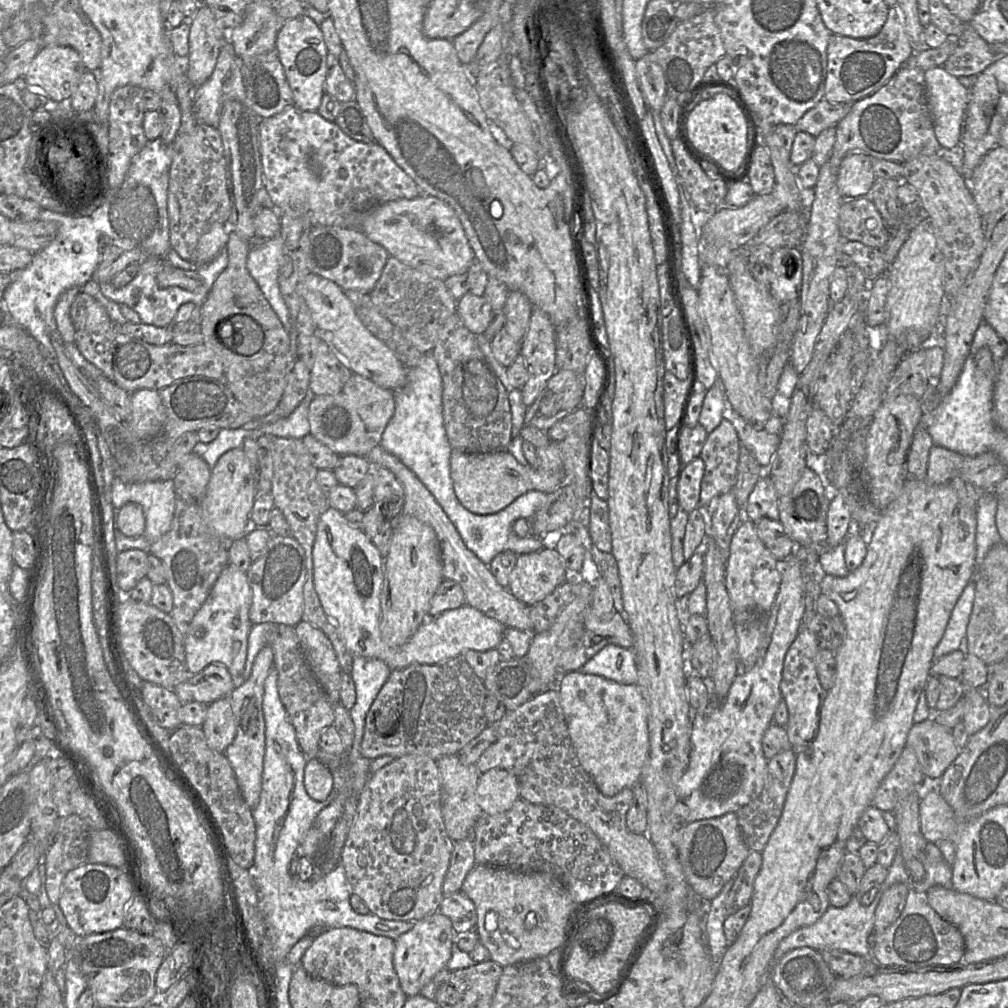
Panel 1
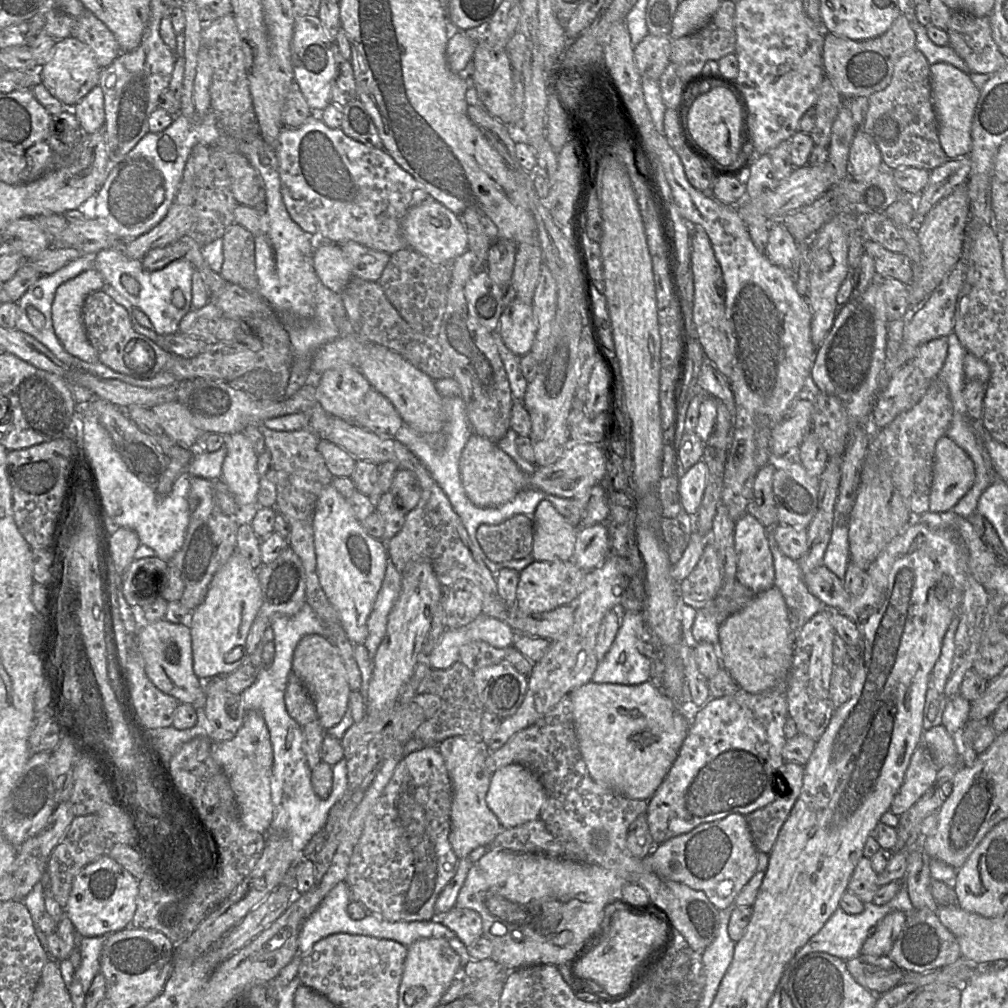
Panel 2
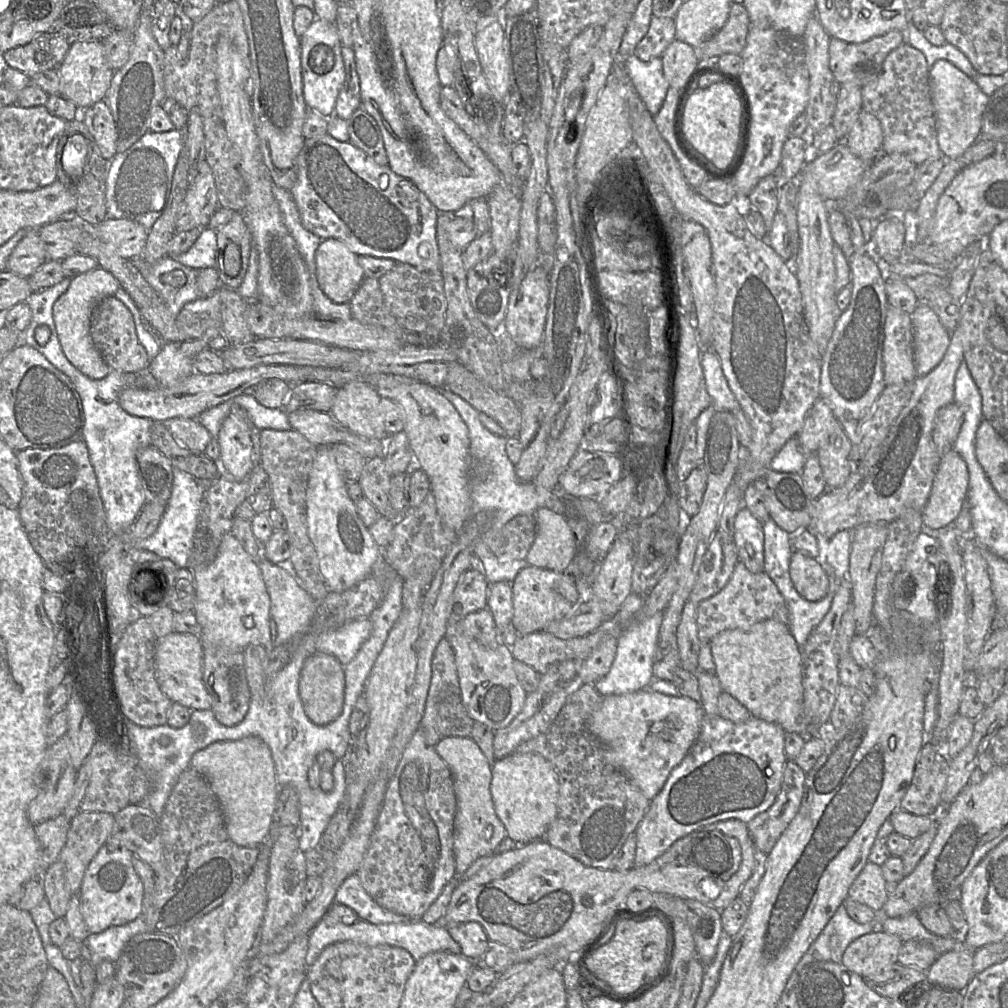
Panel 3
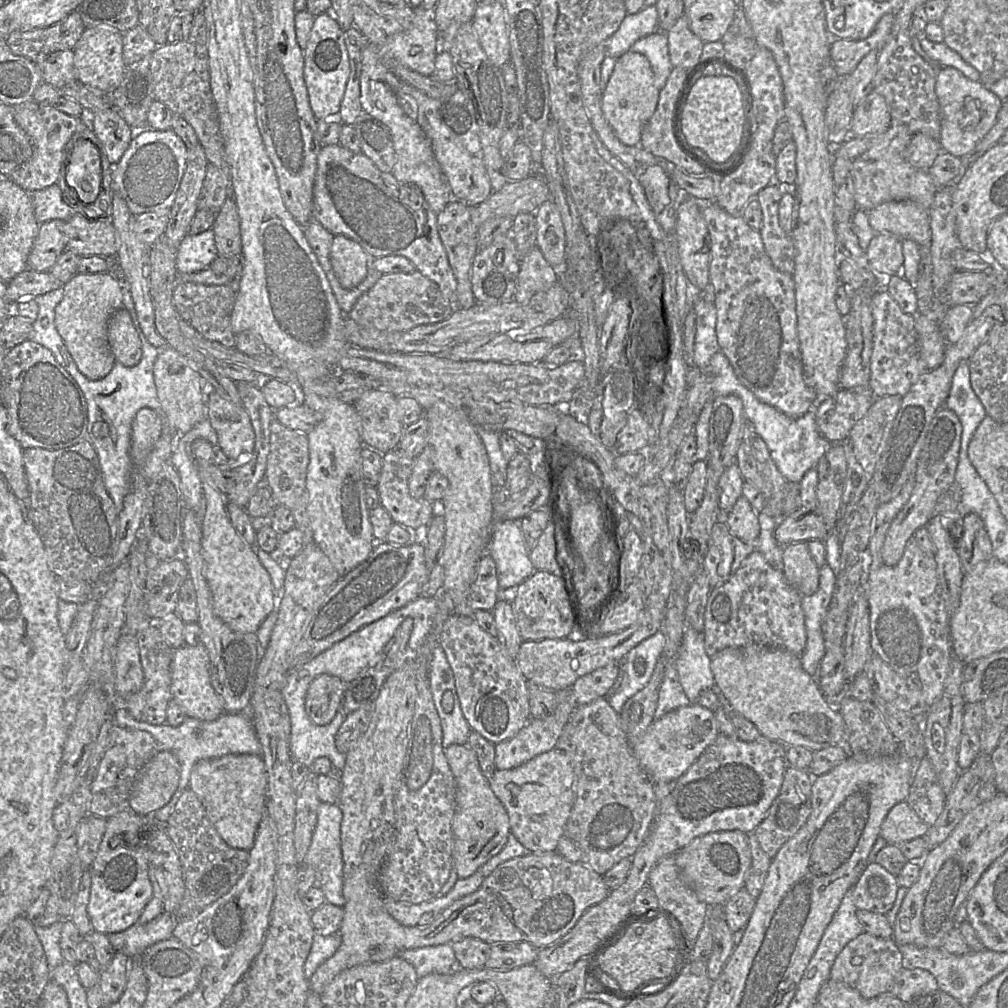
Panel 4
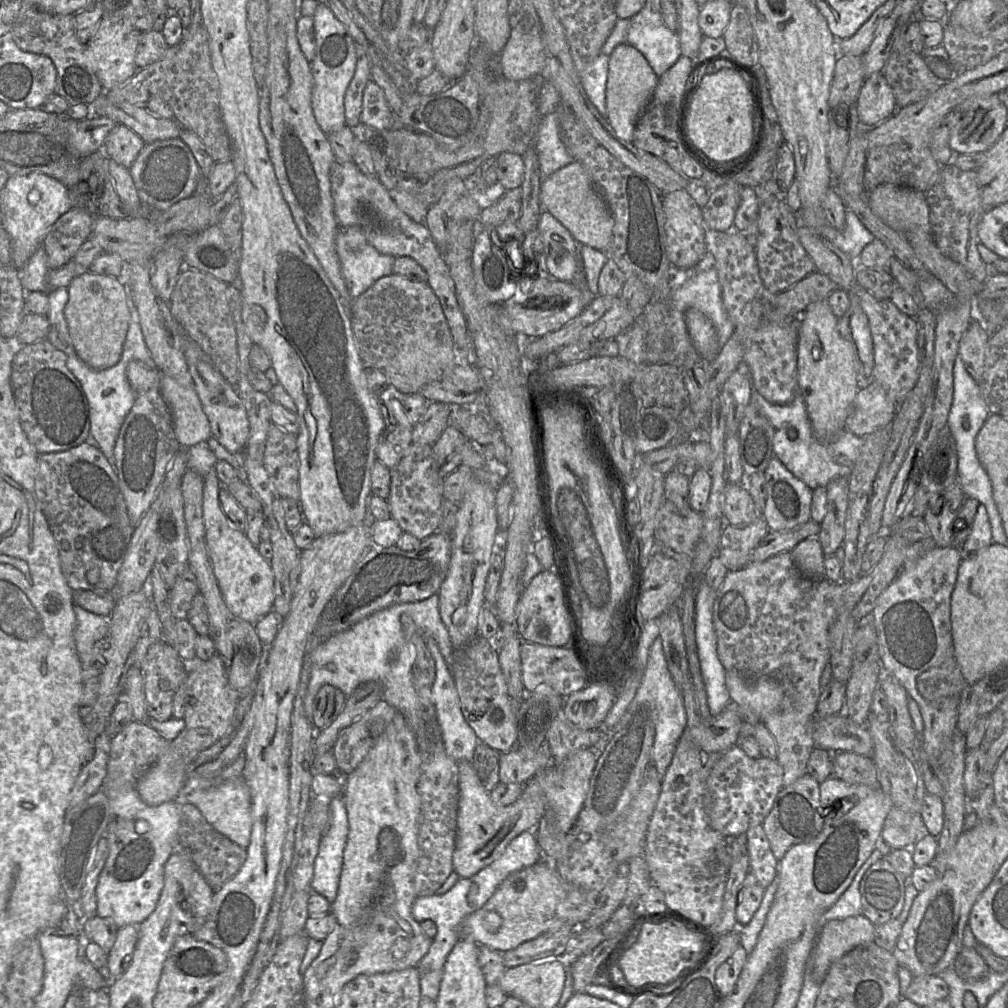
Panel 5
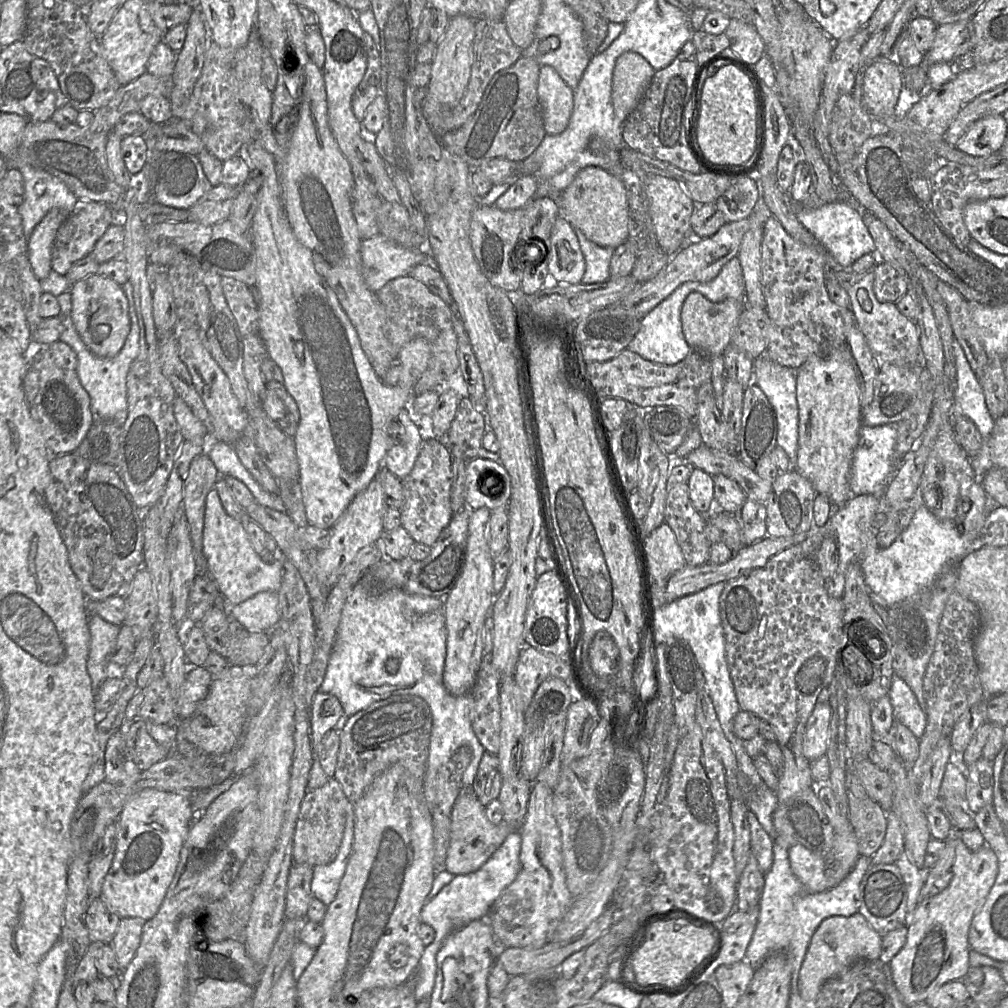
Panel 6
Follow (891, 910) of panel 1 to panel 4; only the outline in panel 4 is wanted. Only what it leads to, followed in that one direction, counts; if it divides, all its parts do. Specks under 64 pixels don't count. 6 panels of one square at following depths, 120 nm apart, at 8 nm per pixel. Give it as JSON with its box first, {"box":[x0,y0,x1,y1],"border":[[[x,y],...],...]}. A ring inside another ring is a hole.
{"box":[829,933,903,999],"border":[[[862,933],[850,941],[834,961],[829,978],[843,982],[869,999],[889,993],[894,980],[903,968],[902,955],[893,939],[883,939]]]}

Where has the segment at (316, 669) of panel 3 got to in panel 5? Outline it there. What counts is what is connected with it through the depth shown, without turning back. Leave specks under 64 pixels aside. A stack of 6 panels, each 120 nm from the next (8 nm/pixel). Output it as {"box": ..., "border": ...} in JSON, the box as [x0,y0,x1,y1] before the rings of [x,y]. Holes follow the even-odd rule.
{"box":[312,684,346,732],"border":[[[326,684],[317,692],[312,706],[312,724],[319,732],[330,726],[346,702],[346,695],[338,688]]]}

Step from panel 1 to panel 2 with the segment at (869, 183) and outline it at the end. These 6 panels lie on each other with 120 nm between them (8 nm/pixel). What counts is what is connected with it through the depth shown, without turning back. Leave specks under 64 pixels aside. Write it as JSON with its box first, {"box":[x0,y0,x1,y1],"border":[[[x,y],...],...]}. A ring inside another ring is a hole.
{"box":[848,131,882,176],"border":[[[857,131],[851,142],[848,155],[848,176],[859,176],[882,163],[881,153],[874,139],[861,131]]]}

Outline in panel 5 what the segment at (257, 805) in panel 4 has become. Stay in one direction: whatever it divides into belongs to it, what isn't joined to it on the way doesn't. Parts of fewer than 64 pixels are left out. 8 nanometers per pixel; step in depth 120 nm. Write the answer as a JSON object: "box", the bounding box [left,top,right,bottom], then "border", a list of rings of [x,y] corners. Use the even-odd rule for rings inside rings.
{"box":[184,777,252,849],"border":[[[242,777],[211,788],[194,790],[184,800],[194,804],[218,833],[244,849],[248,847],[252,829],[251,796]]]}

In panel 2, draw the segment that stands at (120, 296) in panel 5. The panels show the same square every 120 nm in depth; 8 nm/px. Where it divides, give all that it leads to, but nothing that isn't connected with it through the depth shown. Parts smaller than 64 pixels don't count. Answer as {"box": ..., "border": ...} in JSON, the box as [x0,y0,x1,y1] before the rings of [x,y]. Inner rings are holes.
{"box":[52,269,105,363],"border":[[[97,269],[83,271],[57,288],[52,303],[52,322],[56,336],[68,353],[87,363],[99,363],[99,359],[86,335],[82,307],[86,297],[94,291],[101,290],[105,283]]]}

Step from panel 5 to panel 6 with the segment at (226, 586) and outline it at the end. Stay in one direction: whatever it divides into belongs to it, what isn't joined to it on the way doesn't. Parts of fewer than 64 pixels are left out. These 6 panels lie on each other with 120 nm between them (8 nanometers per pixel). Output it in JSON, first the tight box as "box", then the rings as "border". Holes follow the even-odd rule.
{"box":[202,487,283,606],"border":[[[213,487],[207,494],[203,528],[202,554],[207,573],[216,582],[228,606],[237,605],[260,592],[278,592],[282,582],[283,555],[279,549],[274,562],[266,564],[258,555],[245,530],[245,521],[229,516],[224,510],[217,490]]]}

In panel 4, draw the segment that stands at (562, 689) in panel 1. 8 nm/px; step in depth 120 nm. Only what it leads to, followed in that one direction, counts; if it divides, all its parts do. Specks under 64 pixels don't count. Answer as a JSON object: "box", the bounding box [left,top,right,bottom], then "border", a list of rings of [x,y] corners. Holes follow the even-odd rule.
{"box":[631,703,720,784],"border":[[[697,703],[673,710],[655,719],[631,749],[654,784],[676,781],[720,734],[715,712]]]}

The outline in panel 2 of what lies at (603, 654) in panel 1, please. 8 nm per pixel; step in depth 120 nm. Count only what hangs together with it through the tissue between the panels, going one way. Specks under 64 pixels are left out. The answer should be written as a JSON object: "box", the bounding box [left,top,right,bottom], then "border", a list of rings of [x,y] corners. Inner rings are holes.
{"box":[592,611,659,685],"border":[[[624,611],[620,617],[619,629],[615,640],[603,660],[598,661],[596,670],[592,676],[594,683],[612,683],[622,685],[637,685],[647,682],[651,679],[650,667],[652,659],[642,654],[637,645],[648,643],[653,640],[653,647],[659,658],[659,647],[652,636],[641,611]]]}

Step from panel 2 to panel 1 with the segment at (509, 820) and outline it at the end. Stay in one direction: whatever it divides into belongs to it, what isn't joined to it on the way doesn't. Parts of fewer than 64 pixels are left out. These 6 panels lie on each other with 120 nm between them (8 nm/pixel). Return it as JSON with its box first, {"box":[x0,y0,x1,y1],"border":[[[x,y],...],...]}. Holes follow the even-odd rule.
{"box":[477,768,519,814],"border":[[[494,768],[480,775],[477,785],[477,803],[484,814],[504,813],[519,798],[519,782],[509,771]]]}

